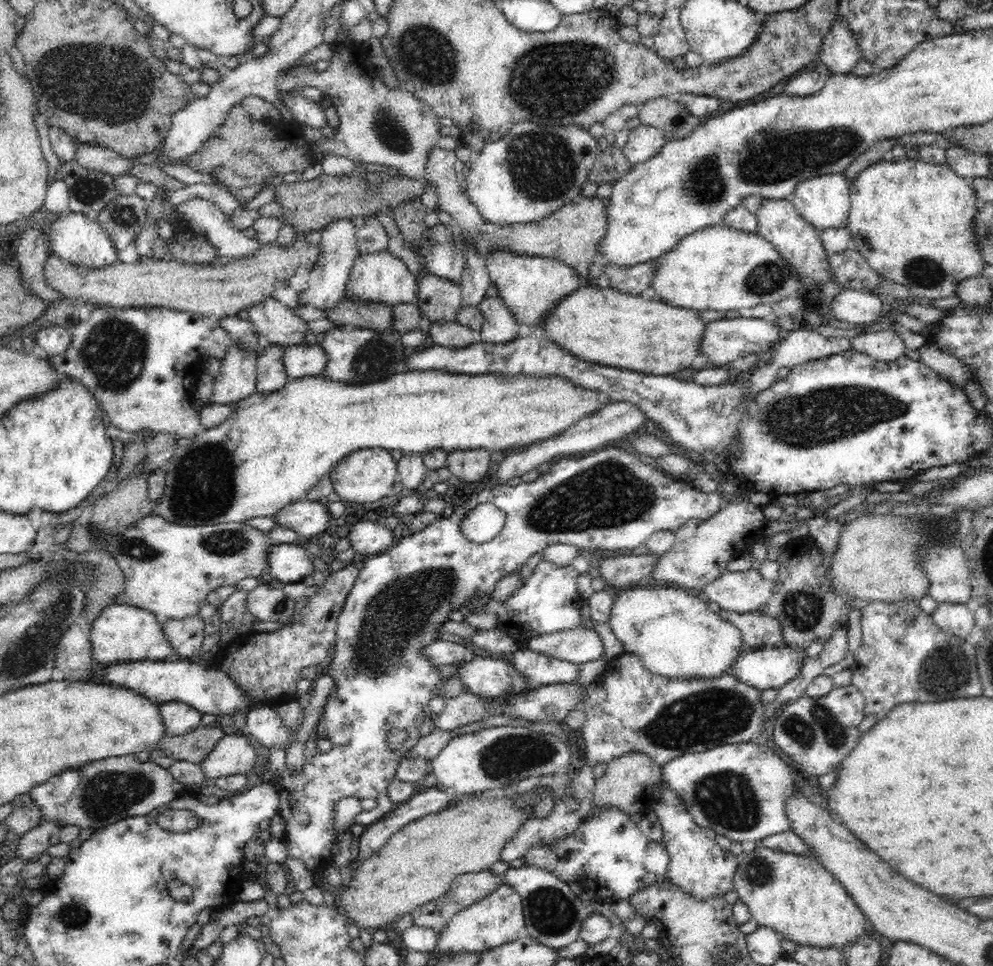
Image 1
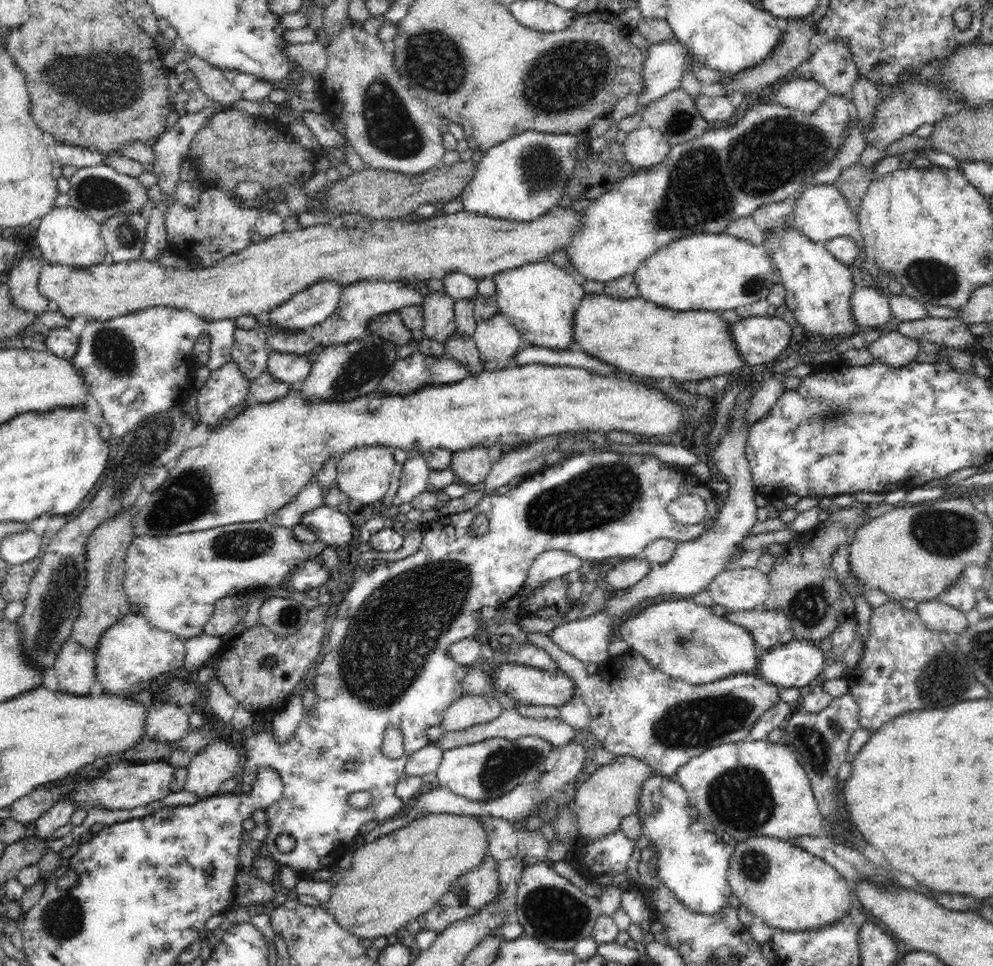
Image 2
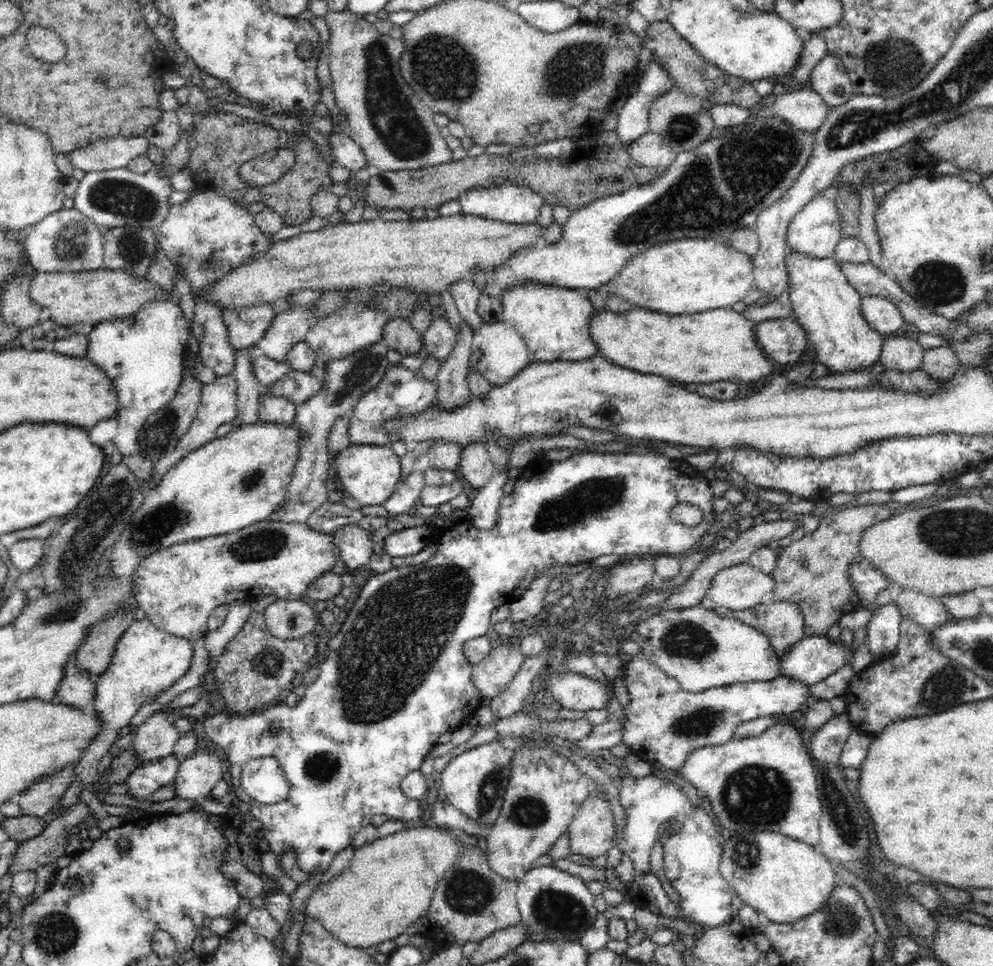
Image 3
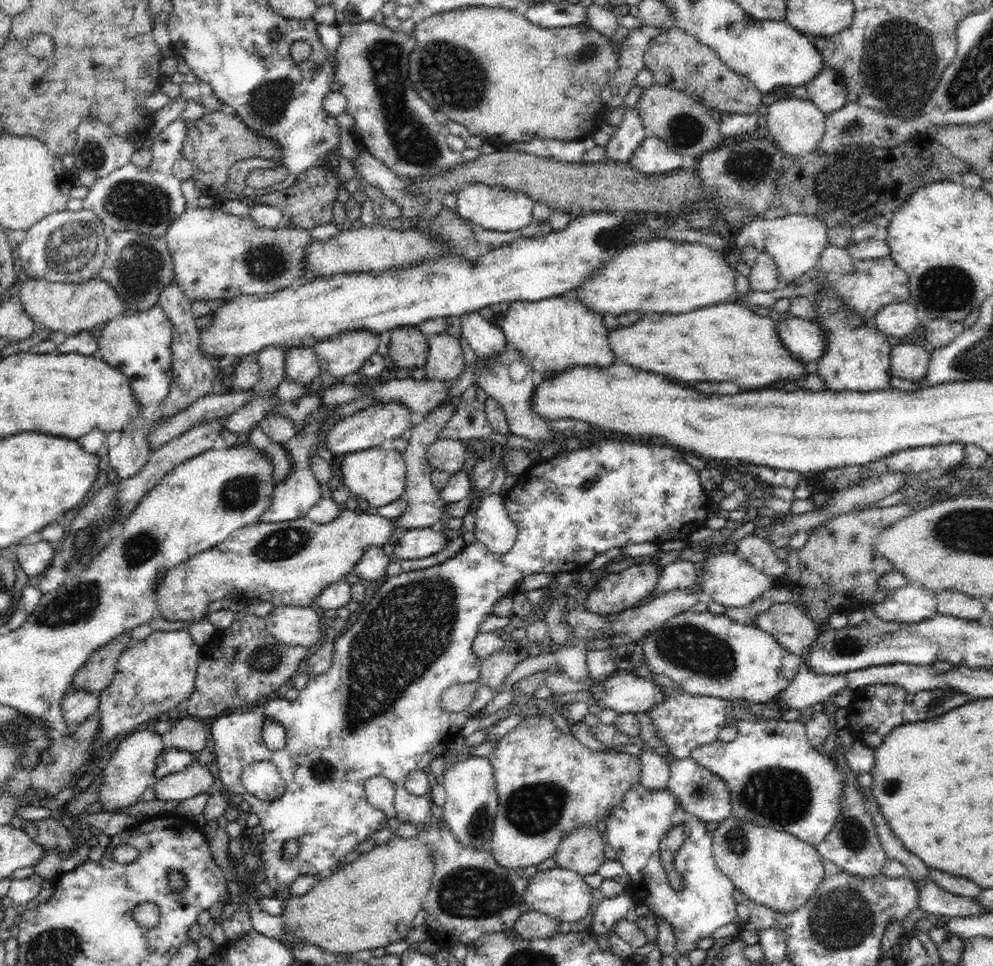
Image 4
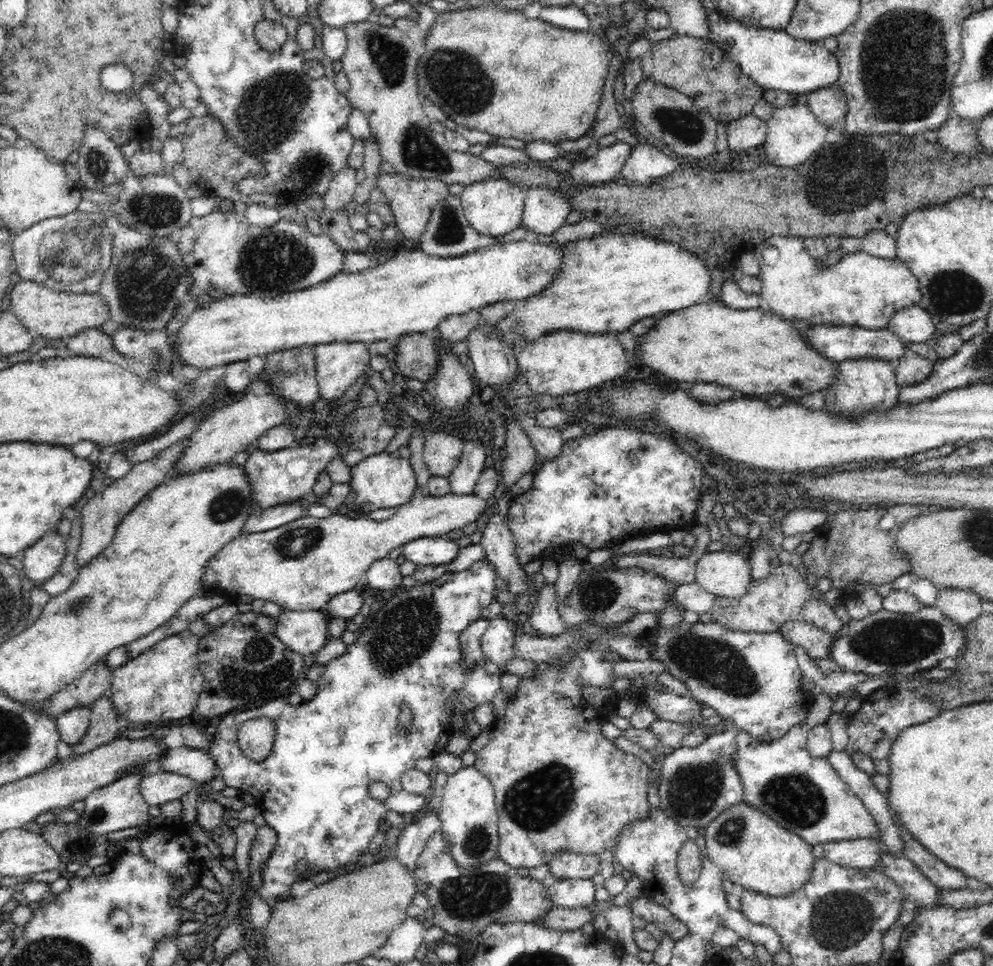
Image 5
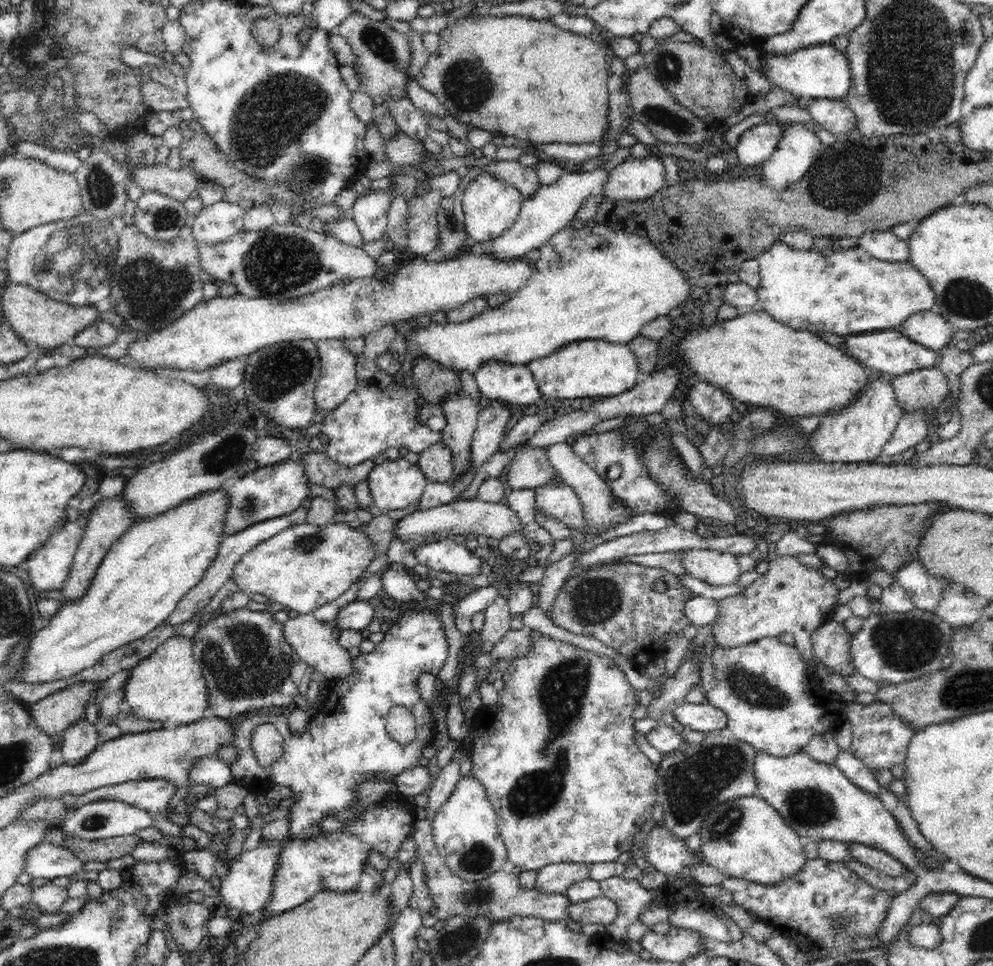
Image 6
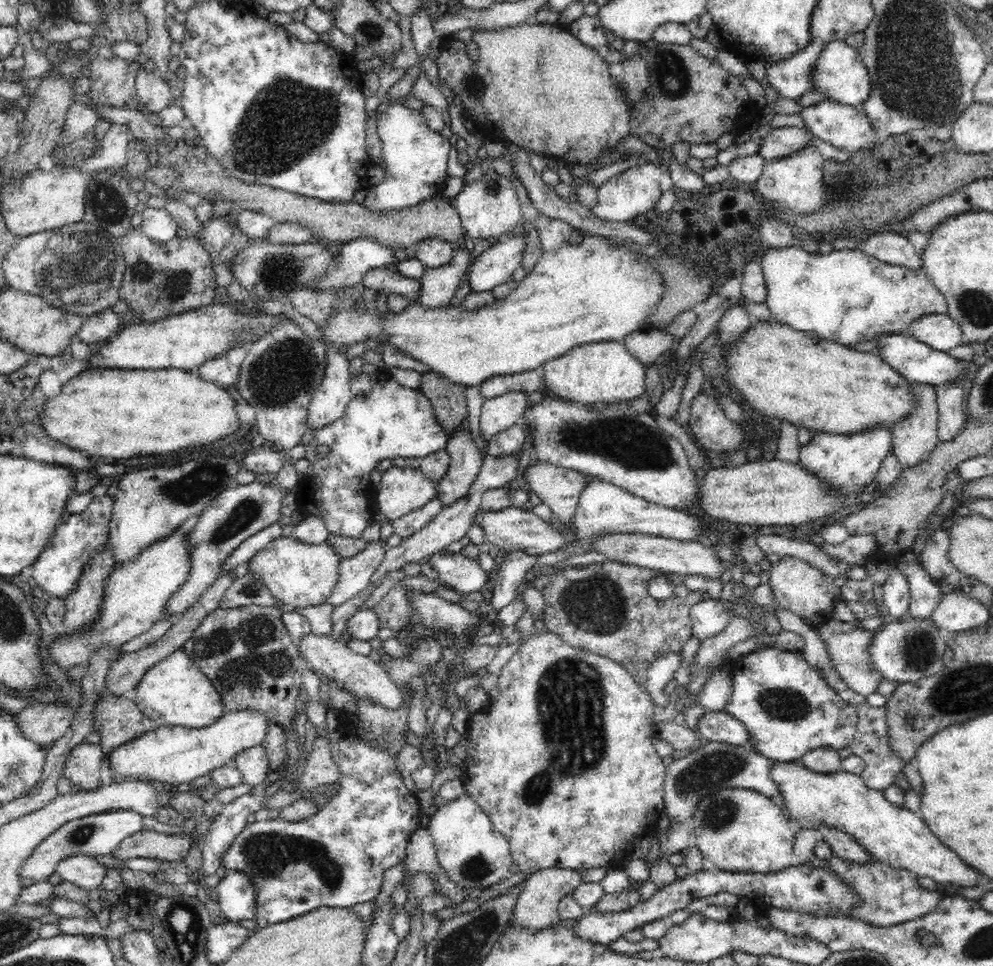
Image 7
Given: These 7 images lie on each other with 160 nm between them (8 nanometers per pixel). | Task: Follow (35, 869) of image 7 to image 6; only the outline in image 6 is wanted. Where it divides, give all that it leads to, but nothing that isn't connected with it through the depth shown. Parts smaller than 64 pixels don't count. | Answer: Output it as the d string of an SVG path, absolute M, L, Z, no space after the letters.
M97 800L79 806L60 826L63 835L70 838L102 840L134 835L137 830L152 826L152 814L128 803L112 800Z

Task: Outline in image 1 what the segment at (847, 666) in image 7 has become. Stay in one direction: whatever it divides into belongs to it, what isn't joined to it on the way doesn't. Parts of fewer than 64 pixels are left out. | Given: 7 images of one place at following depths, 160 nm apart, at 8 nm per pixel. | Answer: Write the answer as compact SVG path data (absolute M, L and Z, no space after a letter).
M721 609L717 613L738 628L745 650L782 646L782 627L777 618L757 611L739 613Z

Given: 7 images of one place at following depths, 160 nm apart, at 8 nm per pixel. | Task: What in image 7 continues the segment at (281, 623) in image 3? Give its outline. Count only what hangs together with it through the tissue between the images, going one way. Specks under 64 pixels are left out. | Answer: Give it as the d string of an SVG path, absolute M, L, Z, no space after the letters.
M312 631L294 642L306 661L307 668L313 670L322 678L333 680L338 686L353 692L356 696L368 700L375 706L398 710L405 706L403 692L390 678L385 667L376 663L370 657L358 654L346 647L344 640L336 640L332 635L318 635Z

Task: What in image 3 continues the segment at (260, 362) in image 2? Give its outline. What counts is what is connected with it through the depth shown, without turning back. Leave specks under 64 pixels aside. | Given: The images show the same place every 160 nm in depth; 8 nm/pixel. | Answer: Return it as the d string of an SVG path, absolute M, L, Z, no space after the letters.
M241 348L236 351L234 377L237 382L237 417L244 424L256 424L259 418L260 394L266 390L253 373L255 348Z

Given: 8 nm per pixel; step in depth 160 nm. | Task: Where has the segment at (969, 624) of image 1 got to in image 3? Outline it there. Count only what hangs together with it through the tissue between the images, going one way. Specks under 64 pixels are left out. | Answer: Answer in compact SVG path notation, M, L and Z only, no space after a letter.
M911 588L900 589L895 602L899 606L902 618L910 619L929 631L952 619L941 599L926 596Z

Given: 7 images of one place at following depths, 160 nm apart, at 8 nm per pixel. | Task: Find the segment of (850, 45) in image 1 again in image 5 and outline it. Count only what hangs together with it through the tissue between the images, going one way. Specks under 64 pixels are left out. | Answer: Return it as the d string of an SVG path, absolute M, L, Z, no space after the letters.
M837 85L808 93L806 104L827 127L840 123L849 111L846 95Z

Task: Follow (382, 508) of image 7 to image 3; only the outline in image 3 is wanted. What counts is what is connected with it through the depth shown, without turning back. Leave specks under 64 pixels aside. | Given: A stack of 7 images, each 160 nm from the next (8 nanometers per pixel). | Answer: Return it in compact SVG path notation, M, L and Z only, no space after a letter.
M349 446L339 452L336 472L347 494L363 506L382 505L396 492L400 484L401 458L390 446Z

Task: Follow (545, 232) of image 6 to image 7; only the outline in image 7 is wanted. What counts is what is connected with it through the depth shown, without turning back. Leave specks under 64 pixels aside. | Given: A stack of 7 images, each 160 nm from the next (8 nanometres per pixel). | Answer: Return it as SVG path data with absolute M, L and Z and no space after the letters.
M524 222L524 234L505 237L479 254L468 270L470 290L488 292L508 282L521 264L521 255L526 246L525 235L530 230L536 232L532 223Z

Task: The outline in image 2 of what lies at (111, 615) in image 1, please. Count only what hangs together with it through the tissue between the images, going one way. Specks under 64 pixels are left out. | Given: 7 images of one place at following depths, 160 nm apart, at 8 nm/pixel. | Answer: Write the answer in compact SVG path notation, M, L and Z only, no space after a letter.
M140 613L124 615L112 627L105 630L101 639L97 642L95 655L95 671L97 680L103 686L103 693L112 696L122 696L123 699L131 699L134 691L152 688L152 684L166 675L166 672L180 672L185 661L185 641L170 632L164 632L153 627L146 617Z

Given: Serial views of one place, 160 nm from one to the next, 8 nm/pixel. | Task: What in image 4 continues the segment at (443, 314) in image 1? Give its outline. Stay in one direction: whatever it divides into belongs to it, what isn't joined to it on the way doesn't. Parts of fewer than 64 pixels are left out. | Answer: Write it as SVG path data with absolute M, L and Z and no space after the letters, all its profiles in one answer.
M447 333L429 337L429 349L425 364L426 377L432 380L454 380L465 370L463 348L458 339Z

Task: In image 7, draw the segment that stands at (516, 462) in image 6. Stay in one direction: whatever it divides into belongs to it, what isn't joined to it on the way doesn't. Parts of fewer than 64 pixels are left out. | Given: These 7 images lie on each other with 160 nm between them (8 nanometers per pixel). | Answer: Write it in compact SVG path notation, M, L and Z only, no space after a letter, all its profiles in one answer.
M530 464L524 472L528 488L552 509L554 517L572 524L580 494L588 484L588 475L555 467L554 464Z

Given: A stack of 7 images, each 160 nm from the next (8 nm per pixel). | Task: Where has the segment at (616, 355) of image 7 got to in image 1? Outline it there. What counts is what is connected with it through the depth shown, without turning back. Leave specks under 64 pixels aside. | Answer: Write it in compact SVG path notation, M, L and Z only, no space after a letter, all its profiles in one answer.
M494 251L488 256L486 266L491 282L498 287L498 296L510 314L514 315L519 325L527 324L532 328L541 327L540 324L545 322L545 316L549 315L565 296L577 291L583 285L582 278L573 268L561 260L552 258Z

